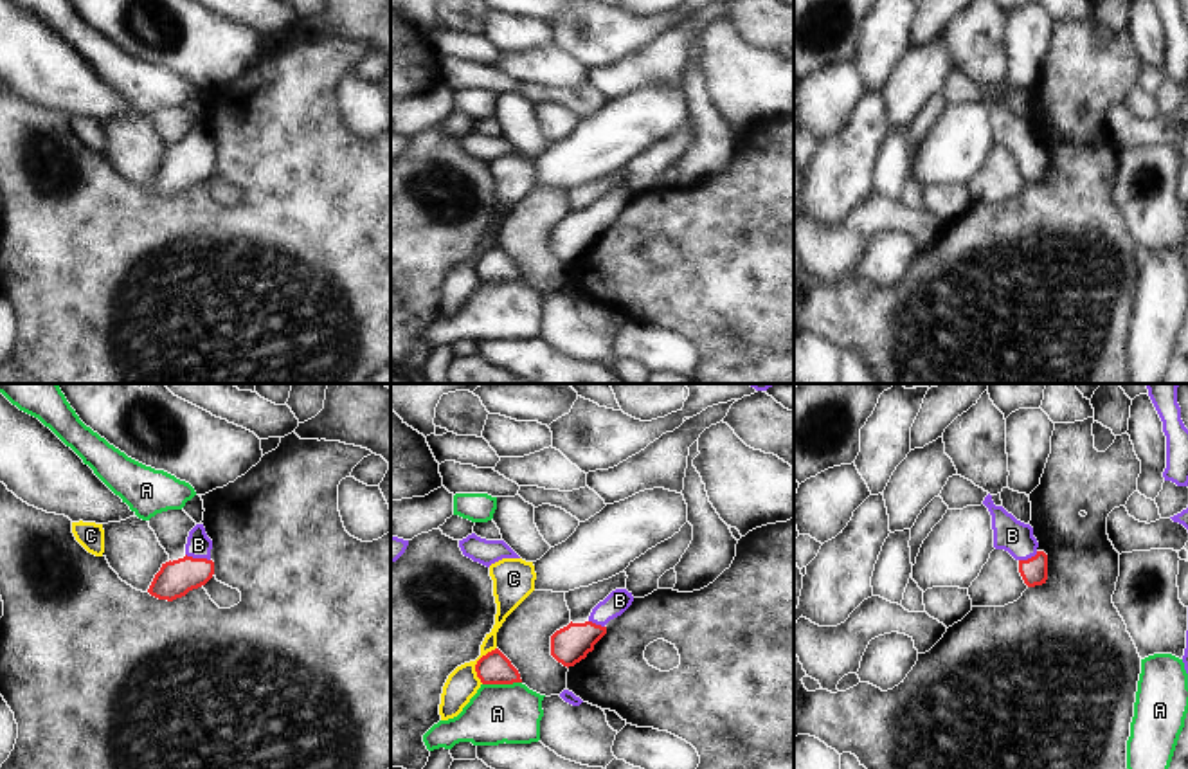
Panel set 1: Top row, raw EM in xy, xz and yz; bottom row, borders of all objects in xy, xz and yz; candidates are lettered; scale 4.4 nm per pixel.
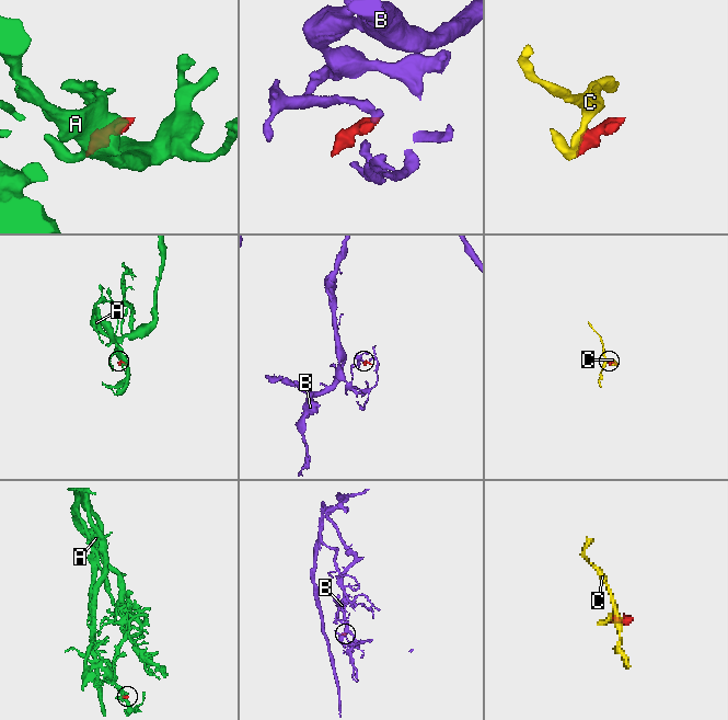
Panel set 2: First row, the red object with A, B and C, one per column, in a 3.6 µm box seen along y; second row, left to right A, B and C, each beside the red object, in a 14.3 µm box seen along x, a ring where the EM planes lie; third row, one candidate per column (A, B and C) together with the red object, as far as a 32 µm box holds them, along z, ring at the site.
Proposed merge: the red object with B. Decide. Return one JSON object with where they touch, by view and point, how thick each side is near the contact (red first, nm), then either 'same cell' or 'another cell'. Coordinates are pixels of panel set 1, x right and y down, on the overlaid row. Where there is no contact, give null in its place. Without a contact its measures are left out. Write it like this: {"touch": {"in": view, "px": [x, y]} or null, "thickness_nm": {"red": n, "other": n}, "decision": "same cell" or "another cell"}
{"touch": {"in": "xy", "px": [198, 559]}, "thickness_nm": {"red": 160, "other": 110}, "decision": "same cell"}

